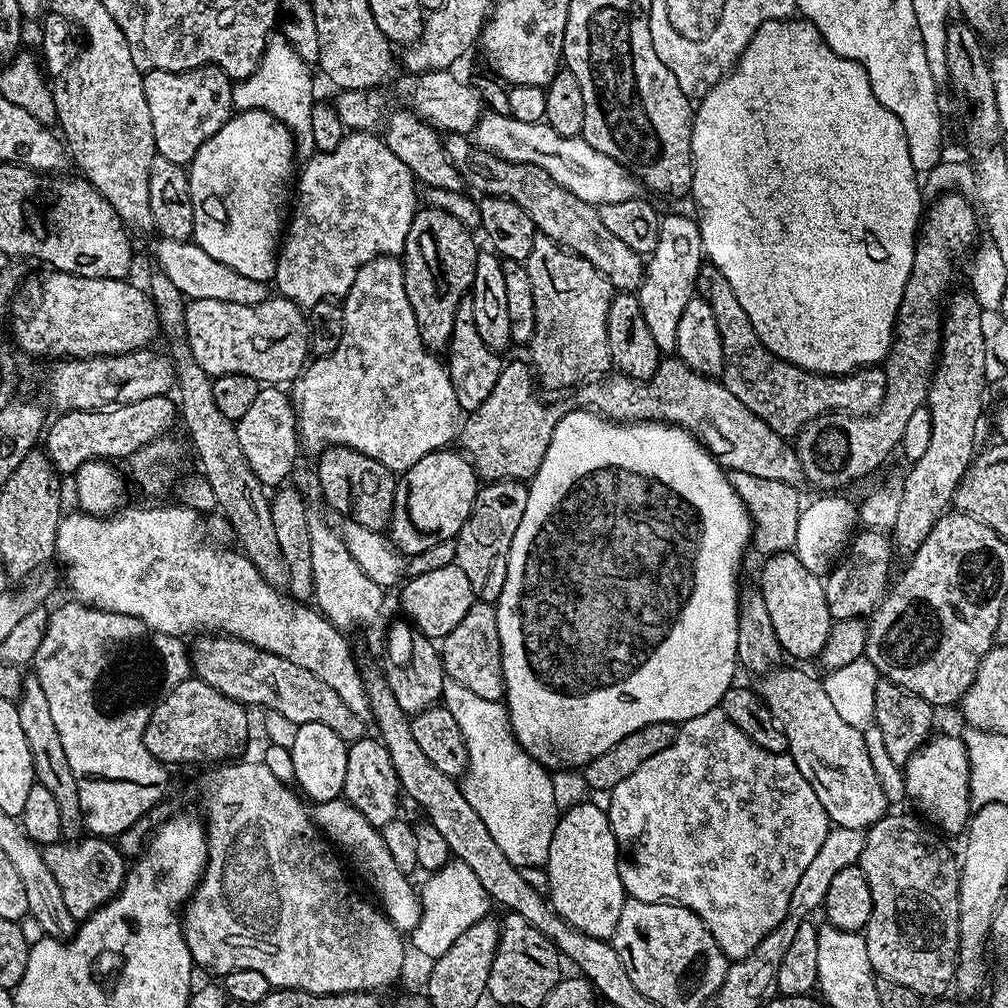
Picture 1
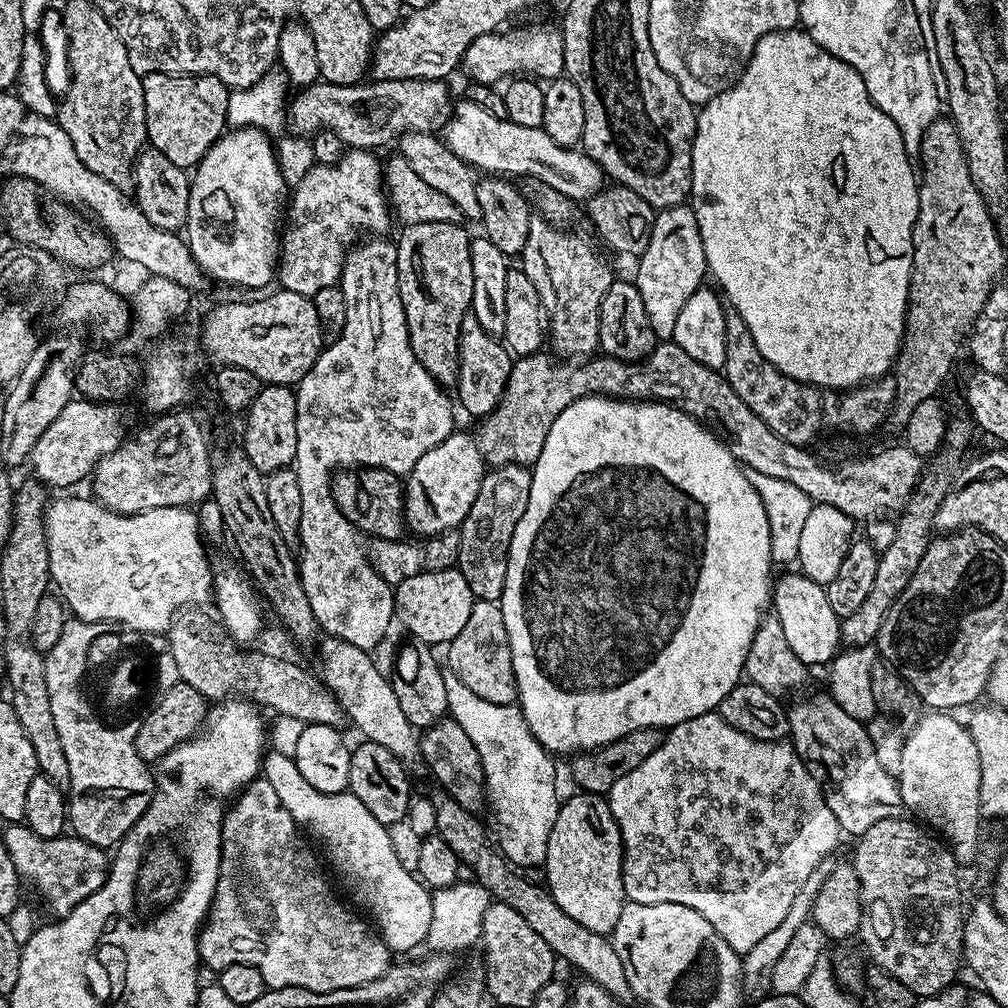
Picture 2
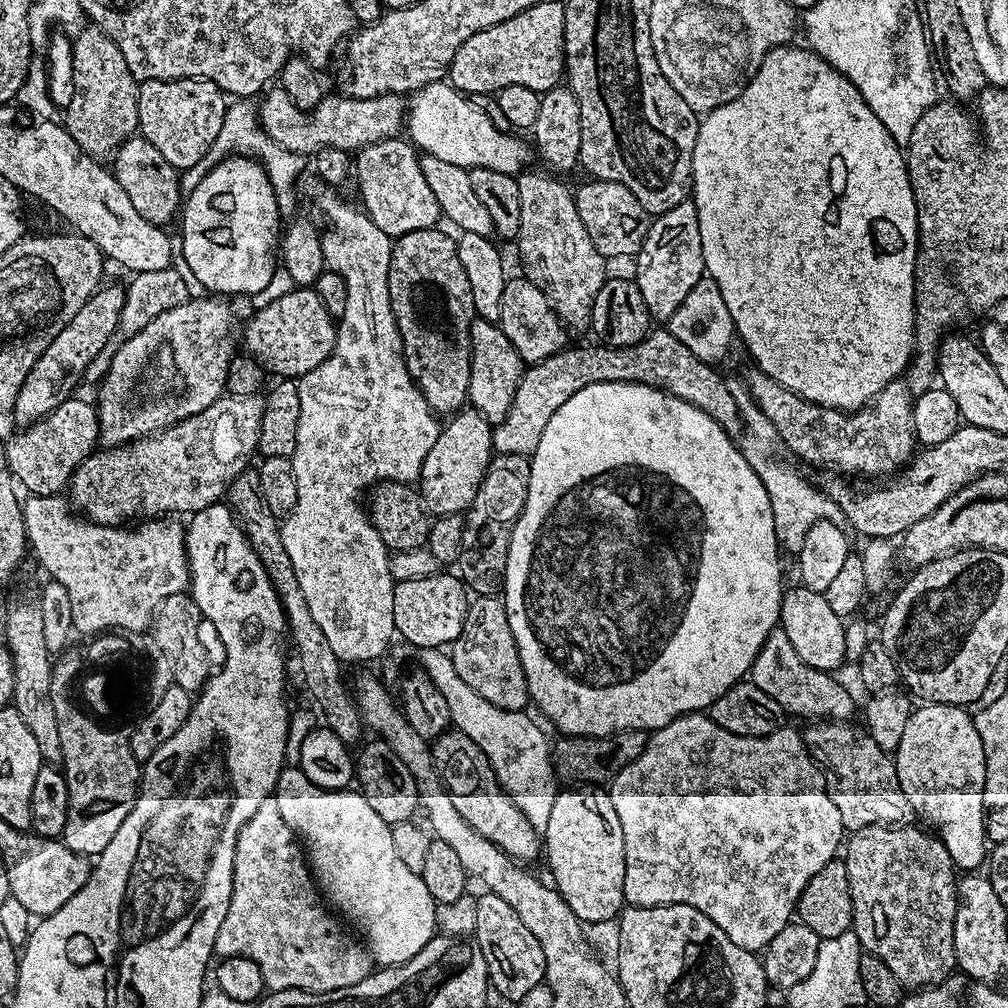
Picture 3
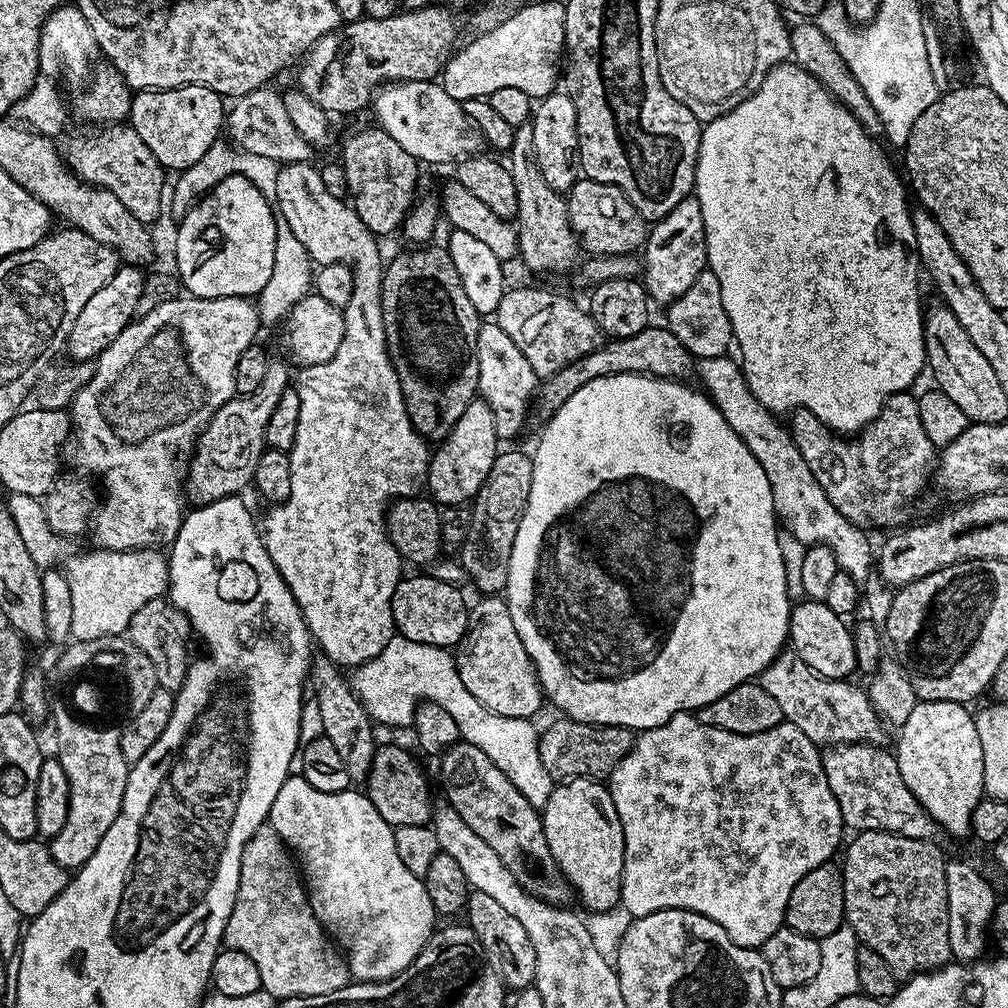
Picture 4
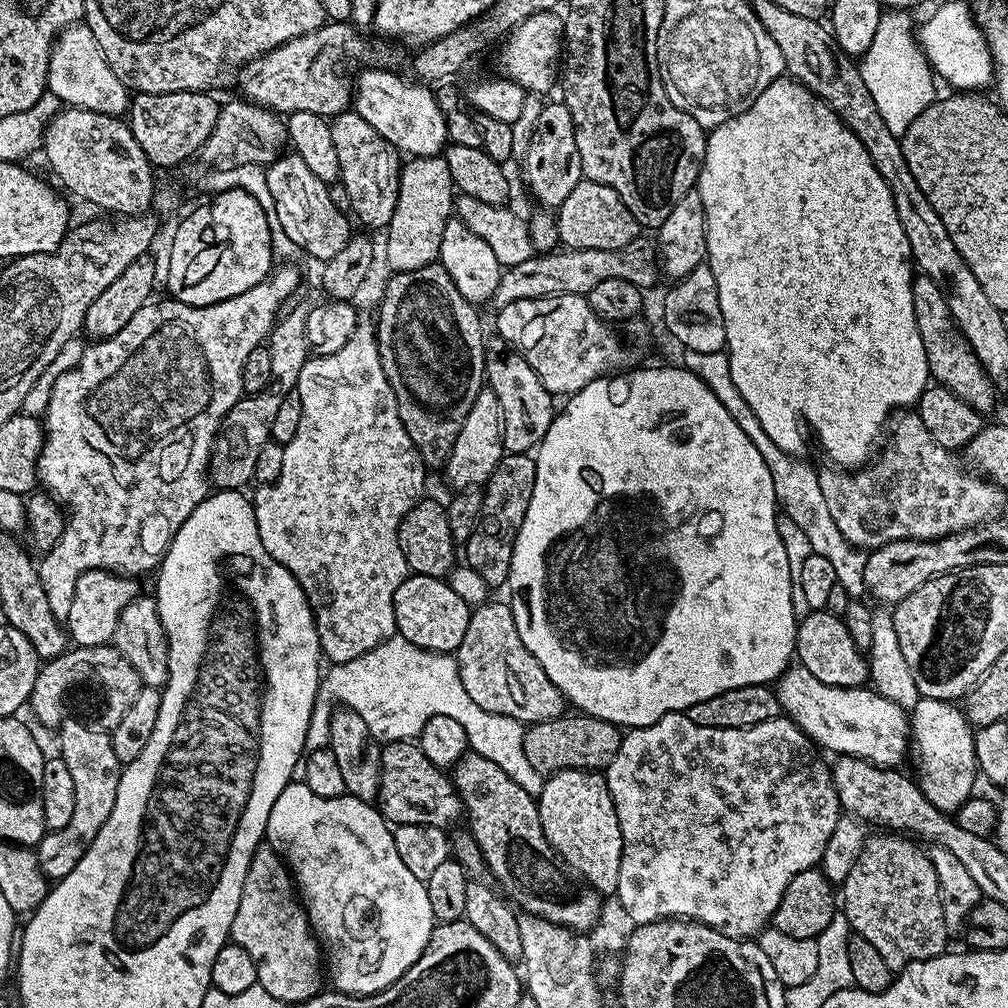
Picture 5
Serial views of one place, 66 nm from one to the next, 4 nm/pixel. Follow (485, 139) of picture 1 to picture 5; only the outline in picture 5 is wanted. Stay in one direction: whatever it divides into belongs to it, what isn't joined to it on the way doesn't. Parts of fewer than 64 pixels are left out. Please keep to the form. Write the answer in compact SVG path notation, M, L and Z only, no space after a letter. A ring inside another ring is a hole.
M368 66L363 69L360 77L354 80L354 111L362 119L370 124L386 140L397 149L401 154L409 157L417 156L439 156L443 153L449 143L446 118L439 109L433 89L420 82L407 84L400 76L395 76L392 72L383 72L380 66Z

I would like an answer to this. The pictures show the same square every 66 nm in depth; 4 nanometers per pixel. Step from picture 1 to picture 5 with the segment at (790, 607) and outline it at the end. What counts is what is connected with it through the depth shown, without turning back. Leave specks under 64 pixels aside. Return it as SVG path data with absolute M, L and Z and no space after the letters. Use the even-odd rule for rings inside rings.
M813 610L808 617L799 621L794 656L799 667L810 670L818 682L843 688L863 688L869 683L868 661L861 649L856 647L854 638L850 638L850 630L846 630L843 619L837 613Z

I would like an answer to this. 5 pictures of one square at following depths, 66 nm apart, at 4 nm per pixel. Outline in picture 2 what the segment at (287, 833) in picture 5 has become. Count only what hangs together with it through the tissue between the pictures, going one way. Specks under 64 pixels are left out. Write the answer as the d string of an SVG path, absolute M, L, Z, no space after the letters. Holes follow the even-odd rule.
M269 751L262 761L262 776L274 786L282 806L286 806L296 825L317 845L328 848L337 874L344 876L345 886L352 888L360 899L363 911L374 921L389 949L399 954L423 945L430 930L432 898L429 889L398 862L386 825L378 822L352 792L322 794L322 790L314 790L296 769L295 759L286 754Z

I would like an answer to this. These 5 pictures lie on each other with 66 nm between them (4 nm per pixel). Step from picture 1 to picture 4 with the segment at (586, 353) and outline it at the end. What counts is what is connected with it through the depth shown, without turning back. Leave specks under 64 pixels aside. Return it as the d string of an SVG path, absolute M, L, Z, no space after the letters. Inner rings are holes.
M531 121L520 124L513 129L512 146L508 151L508 165L514 187L518 189L518 235L520 238L519 259L524 259L524 264L532 272L564 272L572 263L575 265L578 241L572 233L570 218L568 217L568 202L561 193L552 189L542 178L542 170L538 170L537 155L534 151L534 132Z

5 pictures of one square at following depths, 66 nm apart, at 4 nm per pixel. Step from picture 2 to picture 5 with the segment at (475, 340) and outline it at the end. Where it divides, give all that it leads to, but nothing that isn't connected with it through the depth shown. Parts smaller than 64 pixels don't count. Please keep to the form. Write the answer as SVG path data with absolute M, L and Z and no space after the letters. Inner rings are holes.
M489 339L484 350L484 374L486 384L498 398L500 407L500 436L504 440L505 453L531 453L546 438L554 415L554 397L542 386L542 378L530 370L530 362L515 352L505 340Z

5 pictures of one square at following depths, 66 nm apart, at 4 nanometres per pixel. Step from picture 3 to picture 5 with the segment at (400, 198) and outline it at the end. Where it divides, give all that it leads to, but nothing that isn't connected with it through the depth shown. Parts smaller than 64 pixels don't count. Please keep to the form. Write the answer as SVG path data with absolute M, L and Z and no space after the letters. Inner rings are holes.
M354 110L340 112L330 122L334 150L337 151L340 179L348 193L351 213L370 228L385 229L396 208L401 153Z

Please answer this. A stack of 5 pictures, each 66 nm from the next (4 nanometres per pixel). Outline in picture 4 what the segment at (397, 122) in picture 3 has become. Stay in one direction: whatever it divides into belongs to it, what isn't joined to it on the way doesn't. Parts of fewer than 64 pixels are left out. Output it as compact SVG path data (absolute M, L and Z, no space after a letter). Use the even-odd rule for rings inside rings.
M272 86L254 90L239 97L233 104L236 105L233 108L231 105L226 112L226 136L235 147L250 154L270 158L281 166L313 159L313 145L308 144L302 134L298 134L294 122L290 122L290 113L284 105L283 95L279 91L276 93Z

